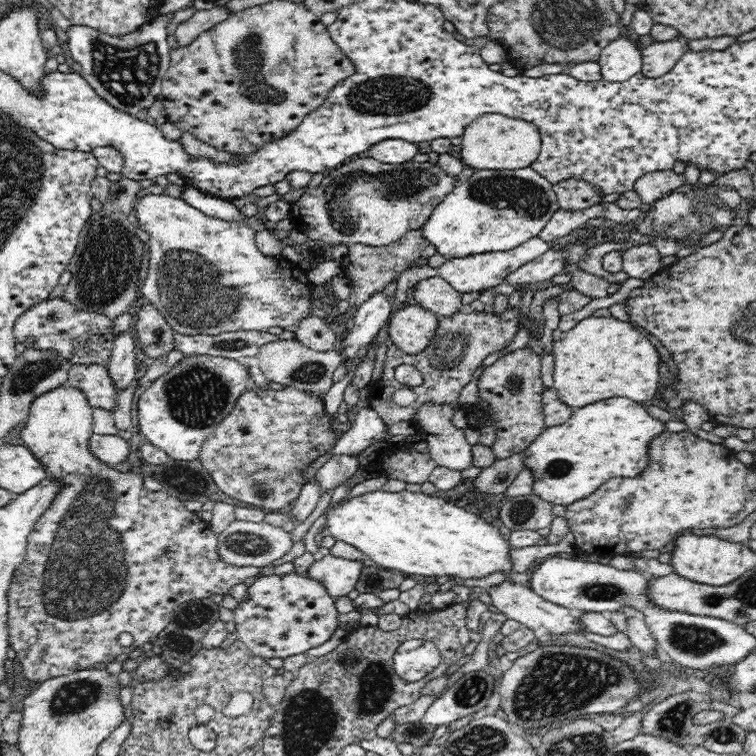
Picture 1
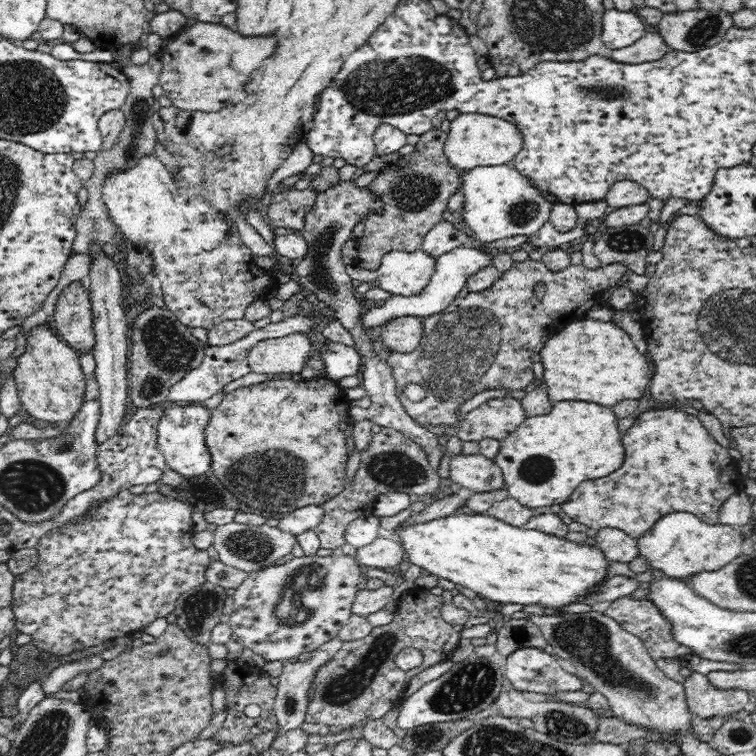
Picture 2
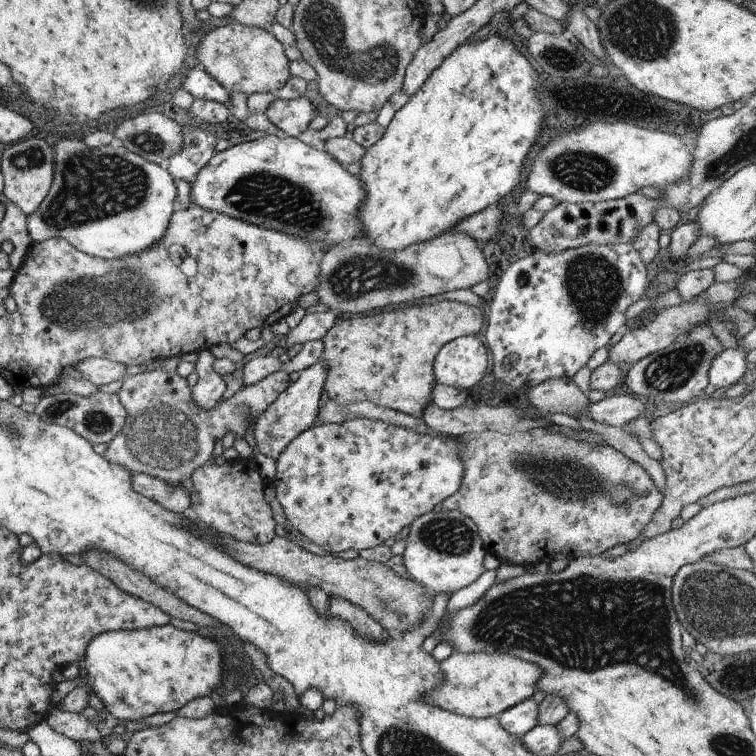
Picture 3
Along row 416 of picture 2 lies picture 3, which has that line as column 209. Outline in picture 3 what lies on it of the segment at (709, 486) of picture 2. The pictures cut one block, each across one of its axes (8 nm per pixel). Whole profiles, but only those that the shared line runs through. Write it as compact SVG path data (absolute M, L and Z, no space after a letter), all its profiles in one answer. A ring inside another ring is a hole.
M169 624L135 628L133 630L107 631L93 636L87 646L81 664L87 669L85 682L90 685L105 712L118 720L141 720L156 712L171 712L181 708L193 698L208 696L211 690L221 684L223 675L223 648L211 638L203 638L197 632L177 630Z

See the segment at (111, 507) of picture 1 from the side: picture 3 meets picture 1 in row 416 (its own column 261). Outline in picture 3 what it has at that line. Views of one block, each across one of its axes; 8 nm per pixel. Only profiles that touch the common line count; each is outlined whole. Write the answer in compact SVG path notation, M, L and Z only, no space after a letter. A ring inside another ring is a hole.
M232 22L219 26L200 39L197 58L200 67L225 90L249 95L252 92L276 92L290 77L284 46L269 30Z

